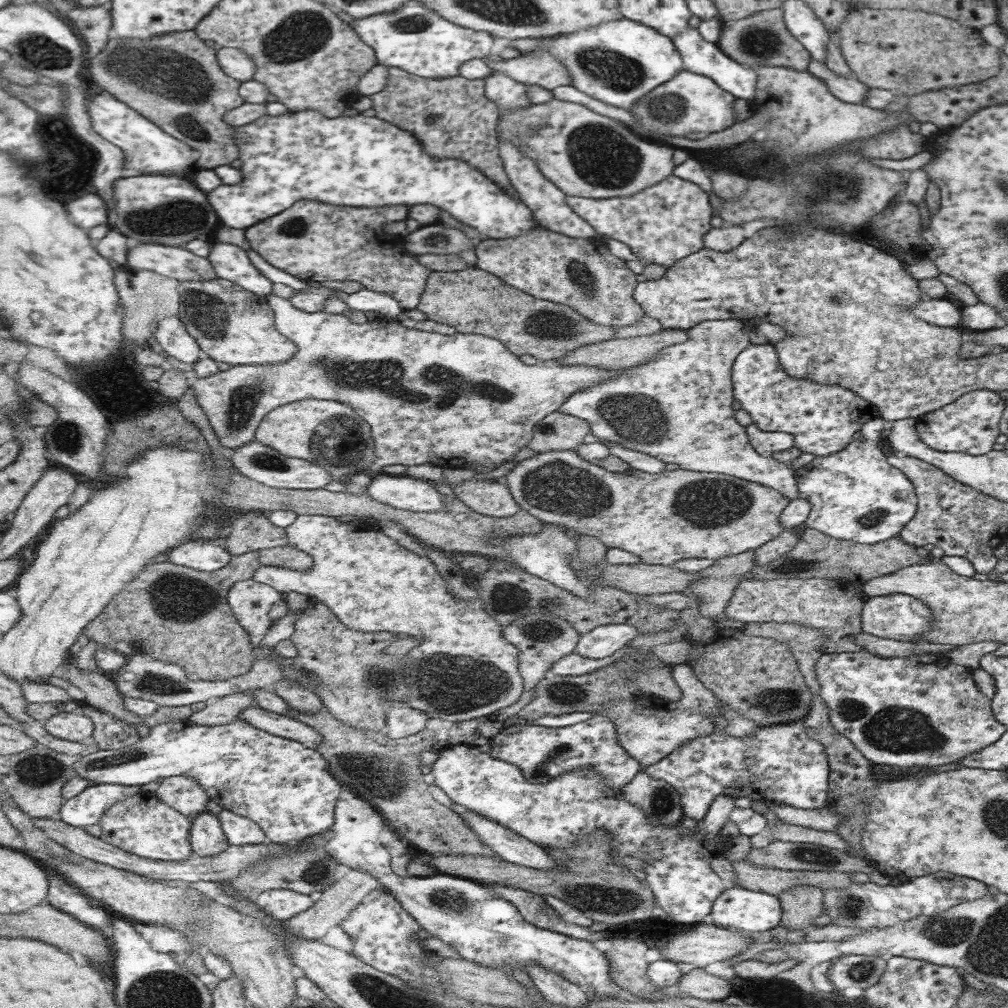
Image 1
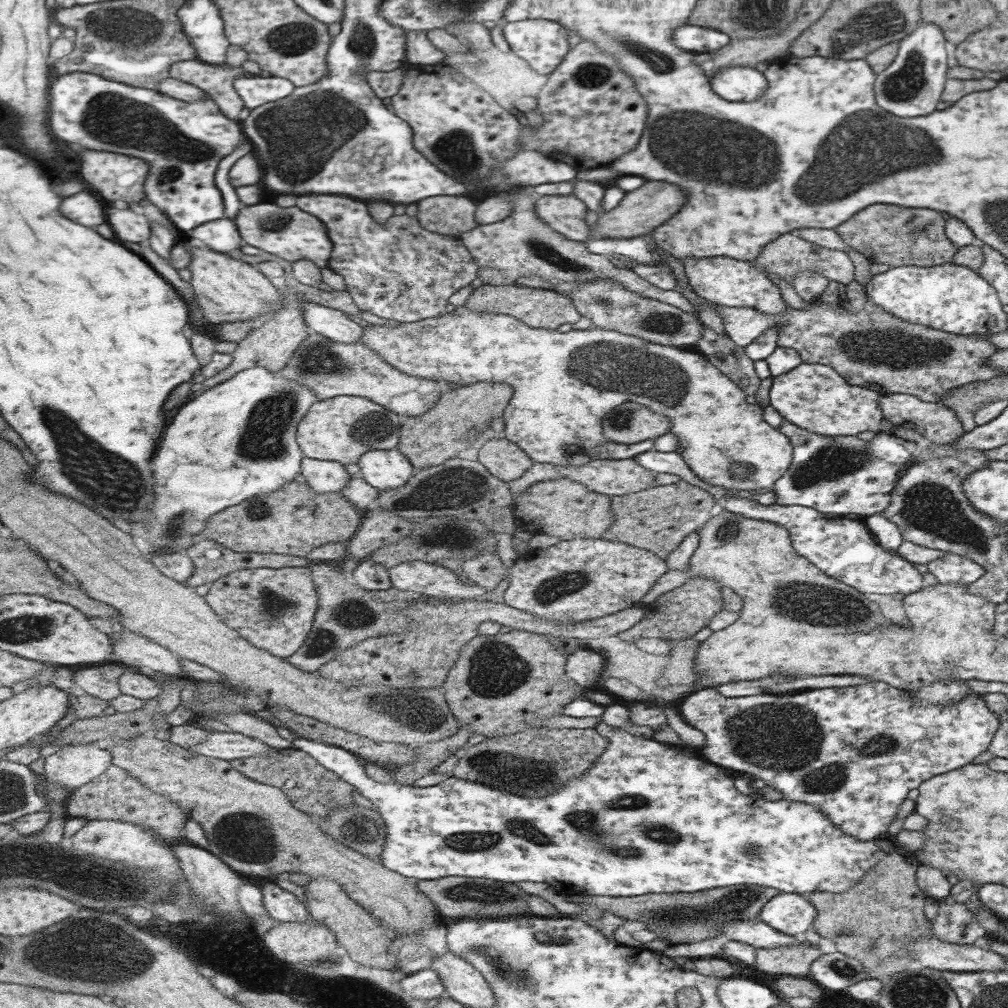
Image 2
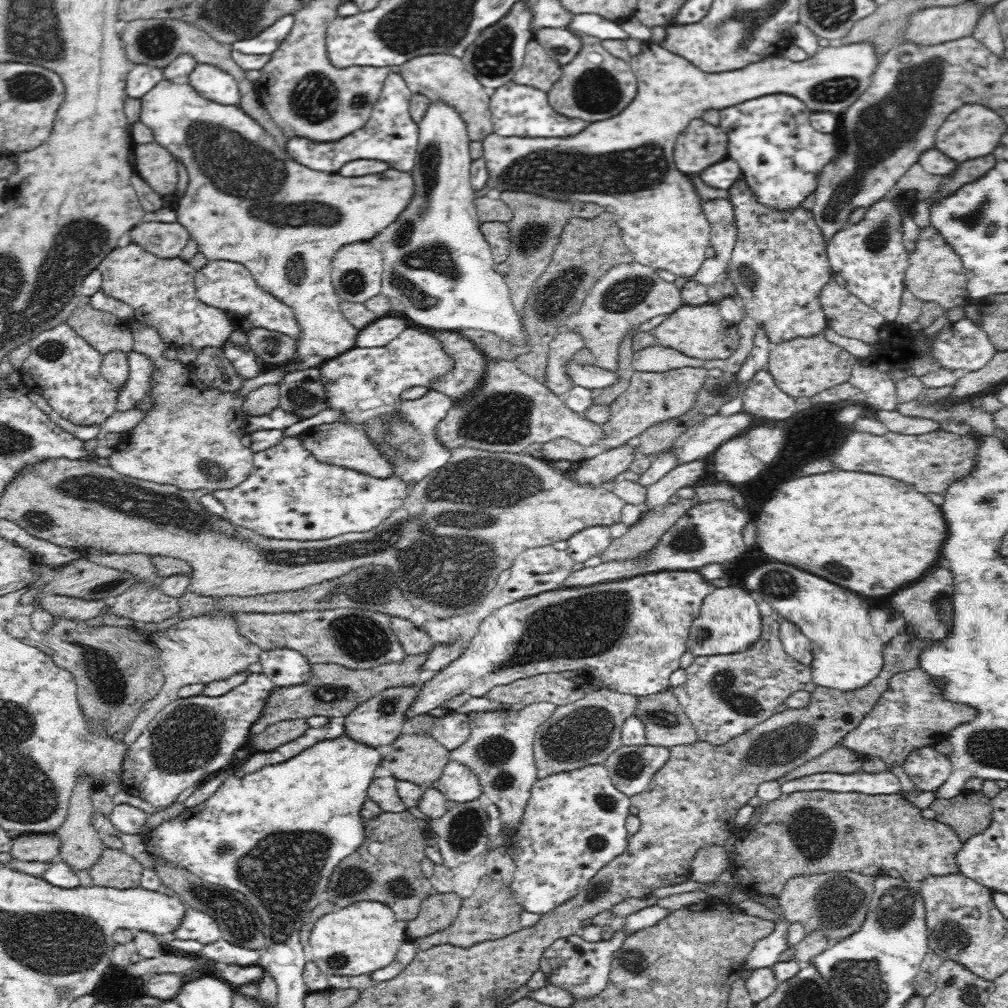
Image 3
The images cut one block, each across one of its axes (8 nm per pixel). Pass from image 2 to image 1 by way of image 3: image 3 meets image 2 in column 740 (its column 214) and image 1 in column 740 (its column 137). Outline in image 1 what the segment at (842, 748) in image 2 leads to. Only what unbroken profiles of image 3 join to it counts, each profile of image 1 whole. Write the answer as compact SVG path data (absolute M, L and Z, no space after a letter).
M804 719L790 724L759 727L757 732L749 738L729 736L726 729L716 727L709 736L701 736L686 742L672 755L665 756L660 763L643 769L651 777L663 780L672 790L680 794L680 804L683 808L683 817L697 822L704 819L709 806L717 796L729 796L732 799L743 796L761 802L777 801L790 807L807 809L821 809L827 806L826 792L828 790L828 765L824 749L819 742L809 738L803 730Z

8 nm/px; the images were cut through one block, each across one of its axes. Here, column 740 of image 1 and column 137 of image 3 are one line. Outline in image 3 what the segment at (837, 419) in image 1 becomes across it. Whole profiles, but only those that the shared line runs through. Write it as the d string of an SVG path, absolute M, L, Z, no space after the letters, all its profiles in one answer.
M132 350L128 355L129 374L126 382L123 382L118 392L115 410L126 412L126 410L136 409L141 398L147 395L152 388L152 376L156 366L148 356L136 353Z

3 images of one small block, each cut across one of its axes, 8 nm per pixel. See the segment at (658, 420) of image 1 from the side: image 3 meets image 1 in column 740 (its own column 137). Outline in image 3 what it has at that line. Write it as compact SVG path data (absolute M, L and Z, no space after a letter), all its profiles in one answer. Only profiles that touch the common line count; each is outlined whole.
M136 321L131 324L131 331L134 338L133 350L148 356L156 366L150 391L150 400L154 400L154 408L132 432L128 432L130 448L128 438L122 438L115 447L117 450L108 456L109 466L124 476L131 476L132 479L168 484L188 491L228 490L240 486L248 480L249 472L252 472L254 454L251 448L242 444L242 437L248 433L248 415L243 411L243 400L236 397L232 391L208 390L208 386L198 379L192 366L166 359L163 354L169 348L162 341L159 332L150 325Z

